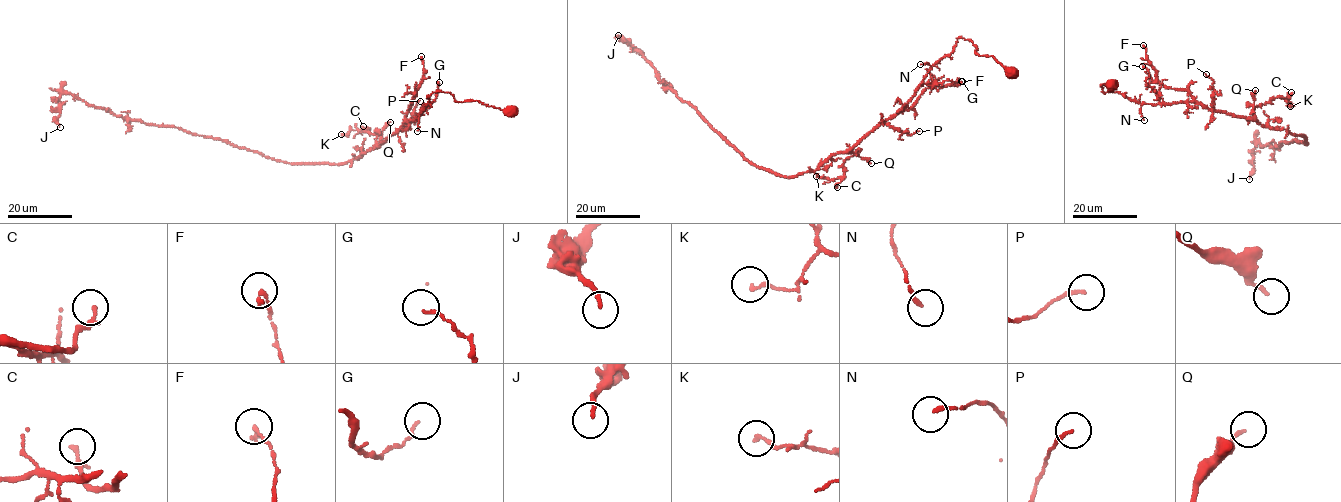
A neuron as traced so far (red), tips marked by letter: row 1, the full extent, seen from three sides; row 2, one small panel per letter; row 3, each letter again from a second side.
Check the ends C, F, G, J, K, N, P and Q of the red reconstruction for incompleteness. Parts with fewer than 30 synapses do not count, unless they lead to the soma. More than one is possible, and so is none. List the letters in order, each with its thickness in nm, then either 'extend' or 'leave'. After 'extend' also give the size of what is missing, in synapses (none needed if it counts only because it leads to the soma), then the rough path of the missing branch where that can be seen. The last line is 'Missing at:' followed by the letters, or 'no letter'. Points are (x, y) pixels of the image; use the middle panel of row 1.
C: calibre 180 nm; leave
F: calibre 160 nm; leave
G: calibre 90 nm; leave
J: calibre 140 nm; leave
K: calibre 150 nm; leave
N: calibre 170 nm; leave
P: calibre 140 nm; leave
Q: calibre 150 nm; leave
Missing at: no letter

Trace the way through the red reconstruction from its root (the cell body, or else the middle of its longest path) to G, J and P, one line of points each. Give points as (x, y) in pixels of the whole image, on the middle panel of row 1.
G: (1012, 73), (958, 37), (923, 82), (962, 81)
J: (1012, 73), (958, 37), (895, 114), (816, 169), (784, 177), (746, 160), (618, 35)
P: (1012, 73), (958, 37), (885, 122), (909, 135), (919, 131)

